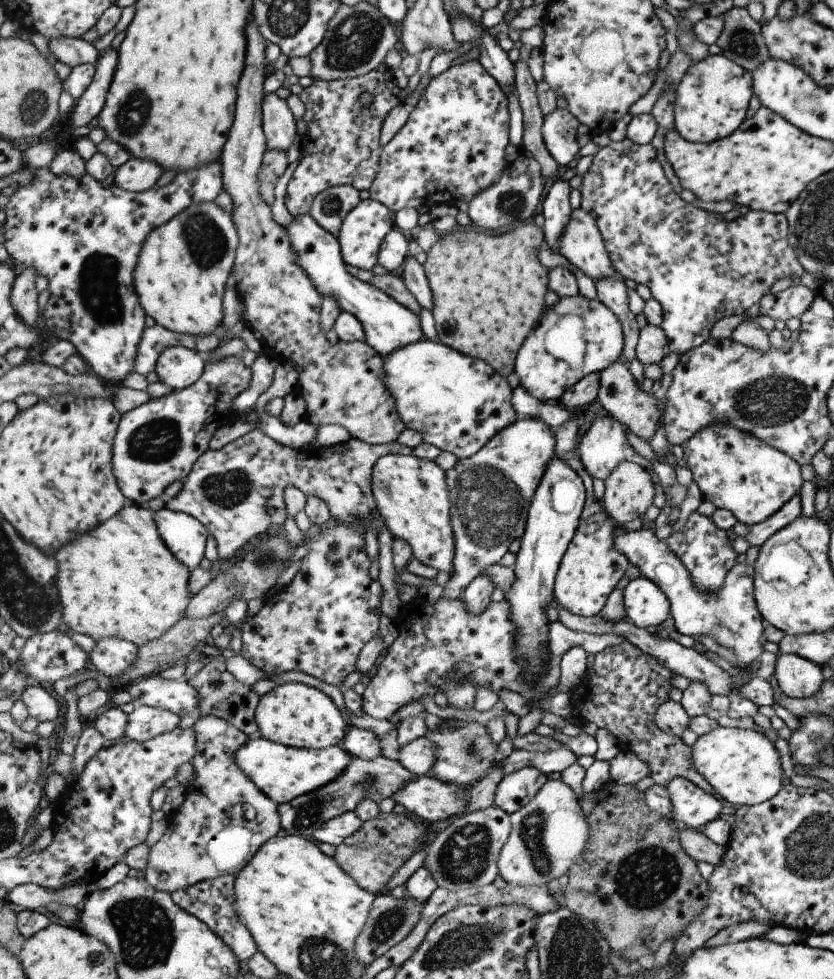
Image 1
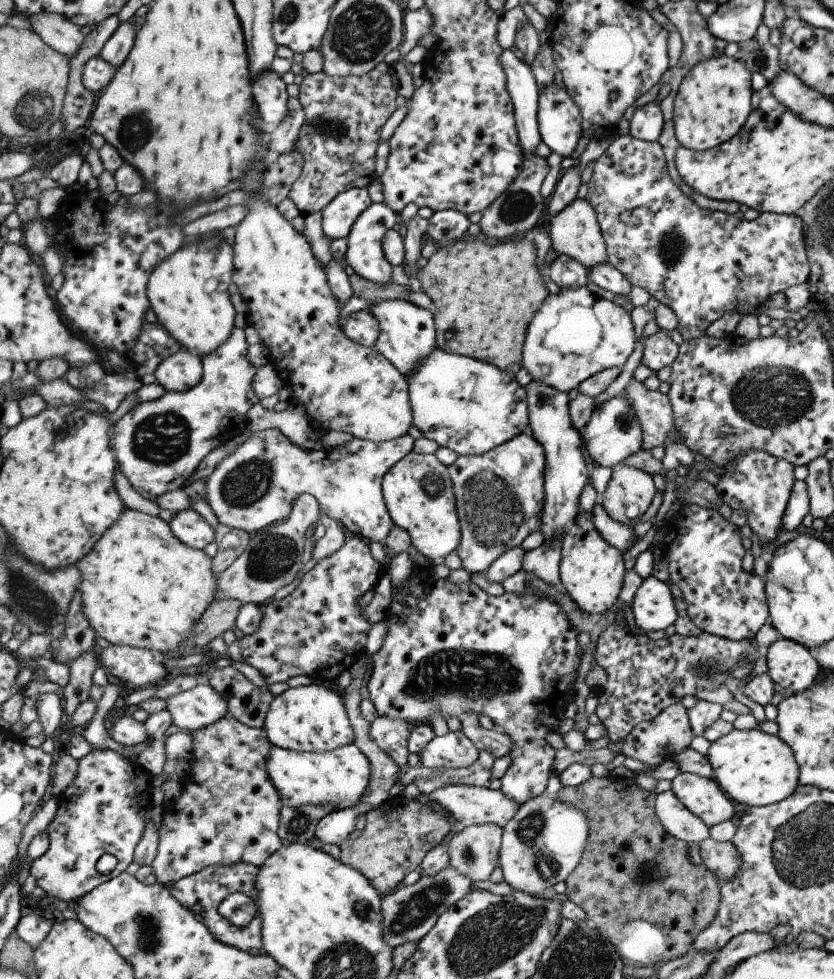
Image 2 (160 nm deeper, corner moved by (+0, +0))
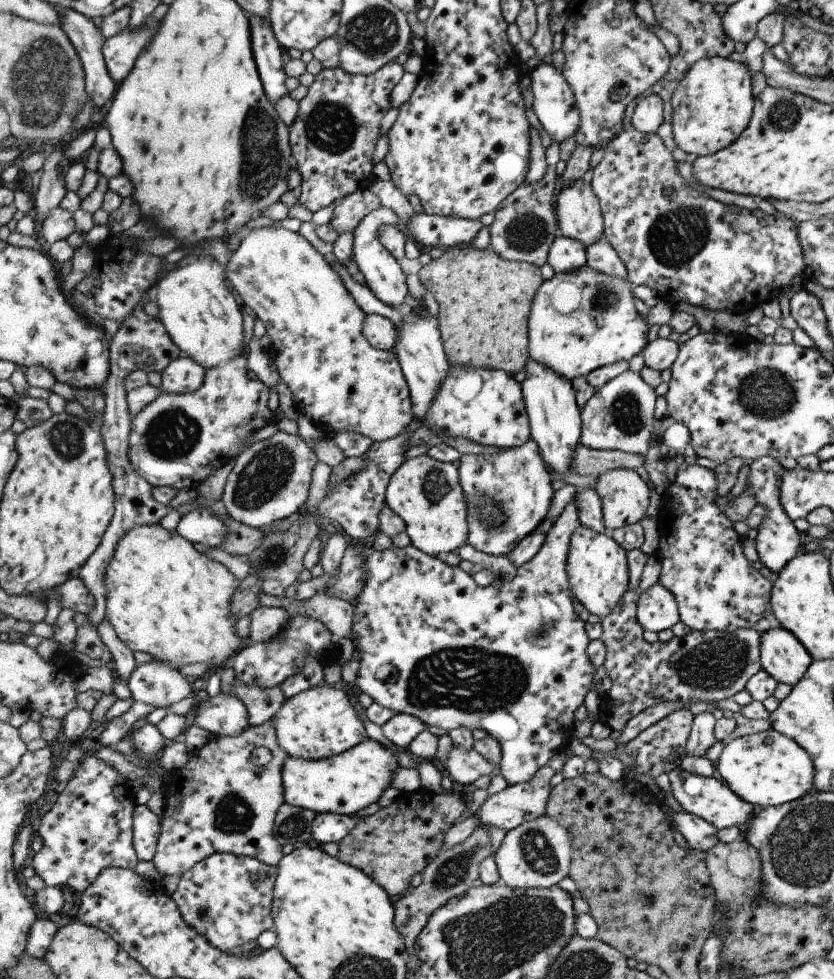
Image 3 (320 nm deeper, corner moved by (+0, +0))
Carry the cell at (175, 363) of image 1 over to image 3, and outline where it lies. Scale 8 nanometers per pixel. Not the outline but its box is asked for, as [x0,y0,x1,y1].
[162,354,206,394]

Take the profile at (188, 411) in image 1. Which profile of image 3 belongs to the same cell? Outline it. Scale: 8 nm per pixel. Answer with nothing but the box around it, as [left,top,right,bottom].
[130,354,277,491]

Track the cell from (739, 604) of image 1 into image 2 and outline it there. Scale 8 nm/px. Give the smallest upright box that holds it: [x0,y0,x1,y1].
[592,503,635,551]

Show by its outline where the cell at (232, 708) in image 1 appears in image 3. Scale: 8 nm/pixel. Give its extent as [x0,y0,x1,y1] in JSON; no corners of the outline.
[231,677,286,727]

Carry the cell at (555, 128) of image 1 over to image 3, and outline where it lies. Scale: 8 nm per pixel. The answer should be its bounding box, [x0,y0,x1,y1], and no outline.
[531,61,582,144]

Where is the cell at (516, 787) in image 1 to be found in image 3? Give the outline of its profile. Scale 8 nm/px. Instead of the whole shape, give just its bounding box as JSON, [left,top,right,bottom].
[350,500,597,786]

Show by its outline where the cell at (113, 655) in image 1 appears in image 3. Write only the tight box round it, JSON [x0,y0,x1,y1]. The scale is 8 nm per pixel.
[127,659,193,710]

